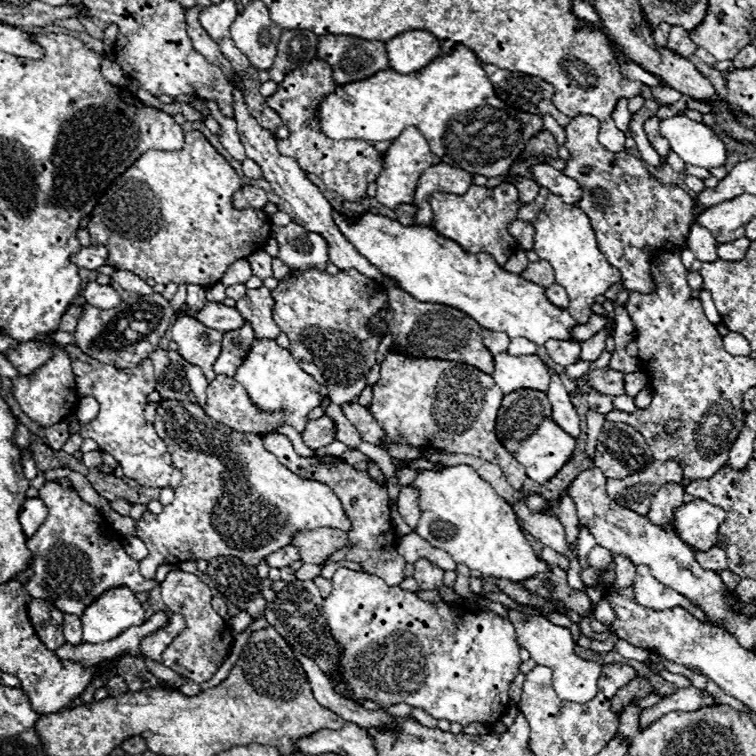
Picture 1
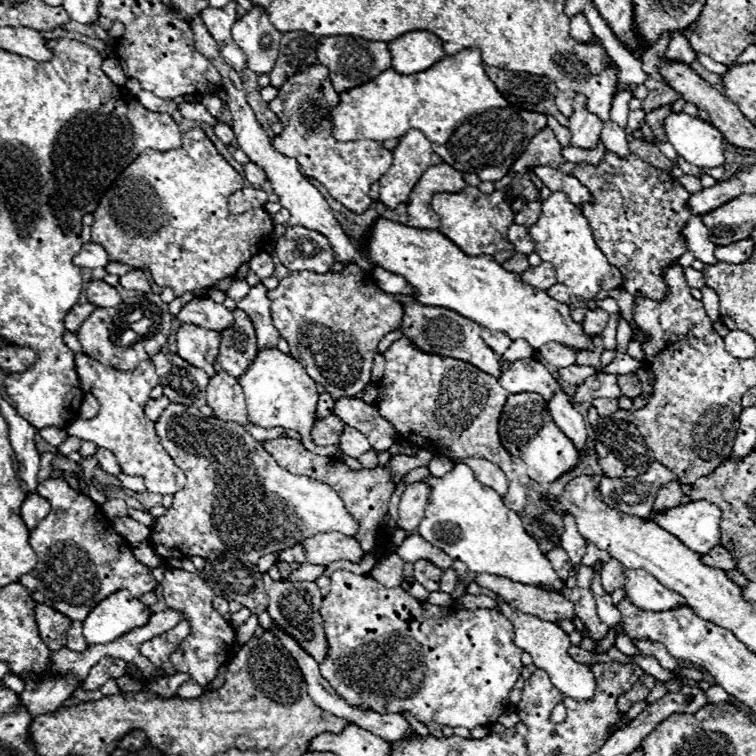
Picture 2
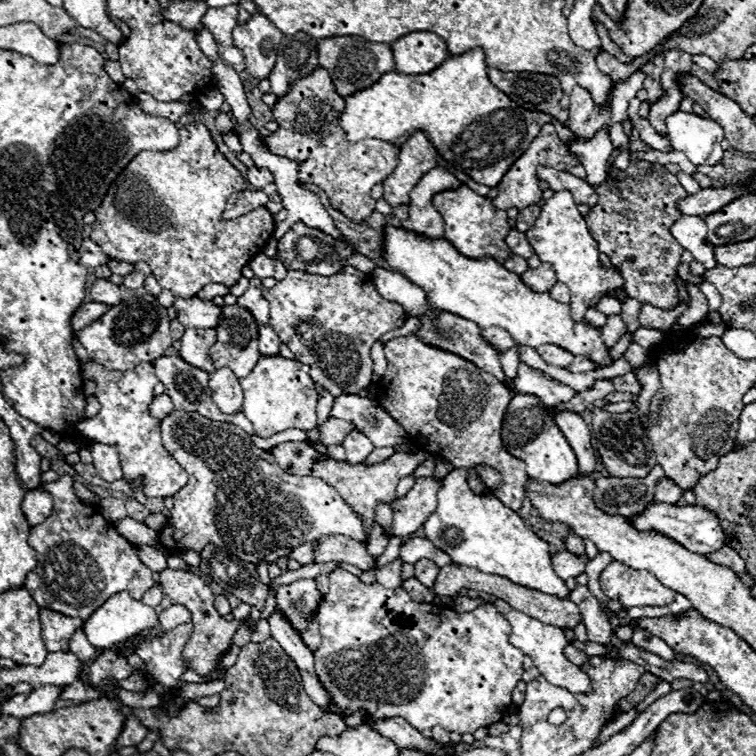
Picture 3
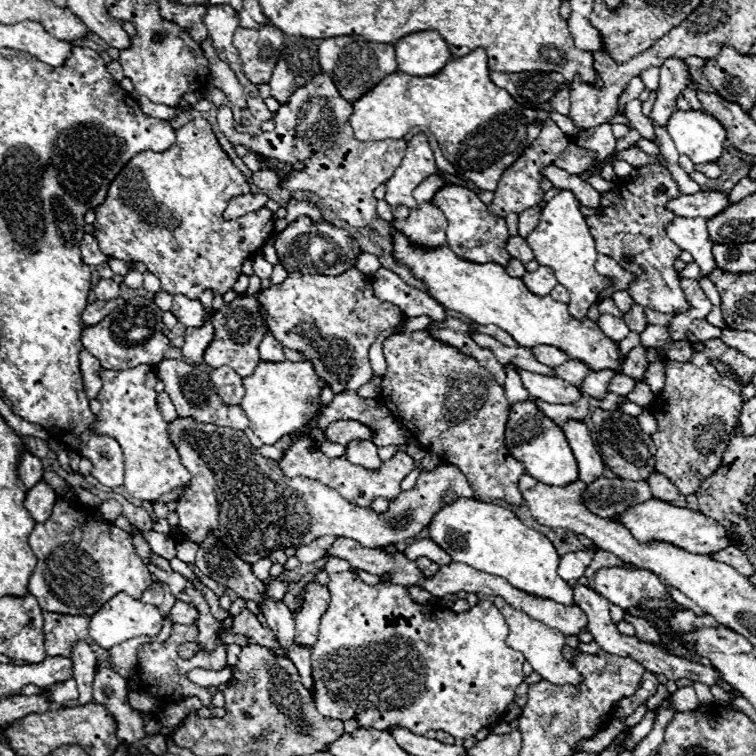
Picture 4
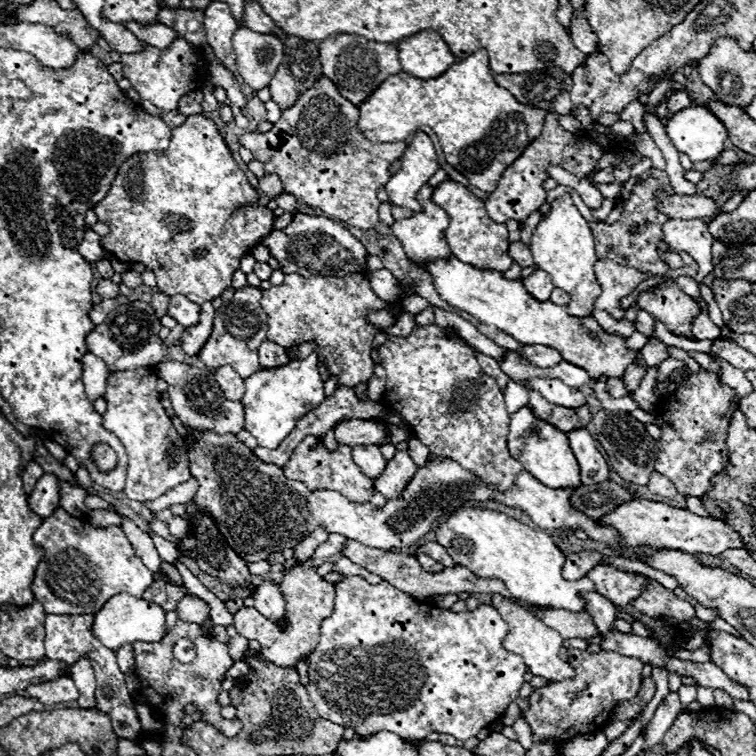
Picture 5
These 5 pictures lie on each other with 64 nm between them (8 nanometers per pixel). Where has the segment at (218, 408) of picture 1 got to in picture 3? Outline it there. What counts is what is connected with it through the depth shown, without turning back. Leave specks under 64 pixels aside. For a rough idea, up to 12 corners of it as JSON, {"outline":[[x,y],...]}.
{"outline":[[230,368],[210,374],[210,394],[224,414],[242,410],[242,386]]}

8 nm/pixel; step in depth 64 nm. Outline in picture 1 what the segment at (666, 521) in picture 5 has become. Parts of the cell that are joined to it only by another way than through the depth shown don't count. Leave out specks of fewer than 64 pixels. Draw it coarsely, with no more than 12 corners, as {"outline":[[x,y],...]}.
{"outline":[[704,500],[676,508],[674,528],[706,552],[718,544],[726,512]]}

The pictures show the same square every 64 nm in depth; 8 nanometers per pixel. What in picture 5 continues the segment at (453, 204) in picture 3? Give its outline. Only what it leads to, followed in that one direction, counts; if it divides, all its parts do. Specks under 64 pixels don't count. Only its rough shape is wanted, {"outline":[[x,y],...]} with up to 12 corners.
{"outline":[[454,180],[432,200],[450,218],[446,242],[478,270],[506,272],[506,224]]}

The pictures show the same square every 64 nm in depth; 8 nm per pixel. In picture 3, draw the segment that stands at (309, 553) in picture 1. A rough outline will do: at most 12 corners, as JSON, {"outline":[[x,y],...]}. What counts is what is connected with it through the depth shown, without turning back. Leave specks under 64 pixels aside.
{"outline":[[346,536],[318,540],[314,562],[346,562],[376,572],[366,544]]}

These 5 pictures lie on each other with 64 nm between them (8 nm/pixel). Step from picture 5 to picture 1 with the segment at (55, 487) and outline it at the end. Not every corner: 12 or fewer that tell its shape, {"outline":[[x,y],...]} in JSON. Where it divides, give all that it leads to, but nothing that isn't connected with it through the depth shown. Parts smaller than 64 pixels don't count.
{"outline":[[26,498],[20,524],[26,538],[40,528],[48,508],[40,498]]}

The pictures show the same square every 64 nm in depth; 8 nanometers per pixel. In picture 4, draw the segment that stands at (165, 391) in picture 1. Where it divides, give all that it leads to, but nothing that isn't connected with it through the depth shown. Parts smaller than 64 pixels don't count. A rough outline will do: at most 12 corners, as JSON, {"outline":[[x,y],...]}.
{"outline":[[180,360],[156,376],[180,418],[244,430],[240,406],[214,394],[210,372]]}

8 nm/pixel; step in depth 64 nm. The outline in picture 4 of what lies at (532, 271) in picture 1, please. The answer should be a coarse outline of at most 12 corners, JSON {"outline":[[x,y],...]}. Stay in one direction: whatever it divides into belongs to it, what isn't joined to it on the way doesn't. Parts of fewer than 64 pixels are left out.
{"outline":[[540,266],[522,276],[536,296],[548,296],[558,284],[552,270]]}

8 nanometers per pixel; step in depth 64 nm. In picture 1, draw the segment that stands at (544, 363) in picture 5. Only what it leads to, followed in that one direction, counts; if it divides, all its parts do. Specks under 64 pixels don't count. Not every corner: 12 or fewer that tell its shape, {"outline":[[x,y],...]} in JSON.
{"outline":[[548,340],[550,360],[570,366],[580,360],[578,342]]}

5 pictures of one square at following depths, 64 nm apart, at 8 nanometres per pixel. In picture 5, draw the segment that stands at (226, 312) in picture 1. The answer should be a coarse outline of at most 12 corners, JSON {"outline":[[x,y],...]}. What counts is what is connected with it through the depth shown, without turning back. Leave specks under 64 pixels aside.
{"outline":[[170,296],[168,316],[194,326],[200,306],[184,296]]}

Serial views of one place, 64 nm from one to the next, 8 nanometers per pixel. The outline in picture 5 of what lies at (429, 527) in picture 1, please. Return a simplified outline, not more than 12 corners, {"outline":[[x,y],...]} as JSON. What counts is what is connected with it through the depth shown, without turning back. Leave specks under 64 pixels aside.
{"outline":[[460,508],[436,540],[456,564],[538,608],[586,612],[546,532]]}

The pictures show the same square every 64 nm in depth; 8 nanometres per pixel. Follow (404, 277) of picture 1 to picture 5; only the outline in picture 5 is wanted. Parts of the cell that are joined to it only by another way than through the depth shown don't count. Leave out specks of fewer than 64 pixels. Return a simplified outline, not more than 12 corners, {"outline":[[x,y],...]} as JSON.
{"outline":[[458,258],[426,268],[436,292],[522,346],[590,378],[620,378],[640,350],[592,316],[534,300],[520,280]]}

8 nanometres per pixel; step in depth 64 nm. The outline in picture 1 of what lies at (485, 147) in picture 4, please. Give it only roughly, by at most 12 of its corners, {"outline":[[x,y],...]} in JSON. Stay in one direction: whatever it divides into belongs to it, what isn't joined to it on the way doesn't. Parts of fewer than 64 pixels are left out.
{"outline":[[470,48],[338,86],[332,140],[414,126],[442,162],[506,174],[542,116],[496,96]]}

